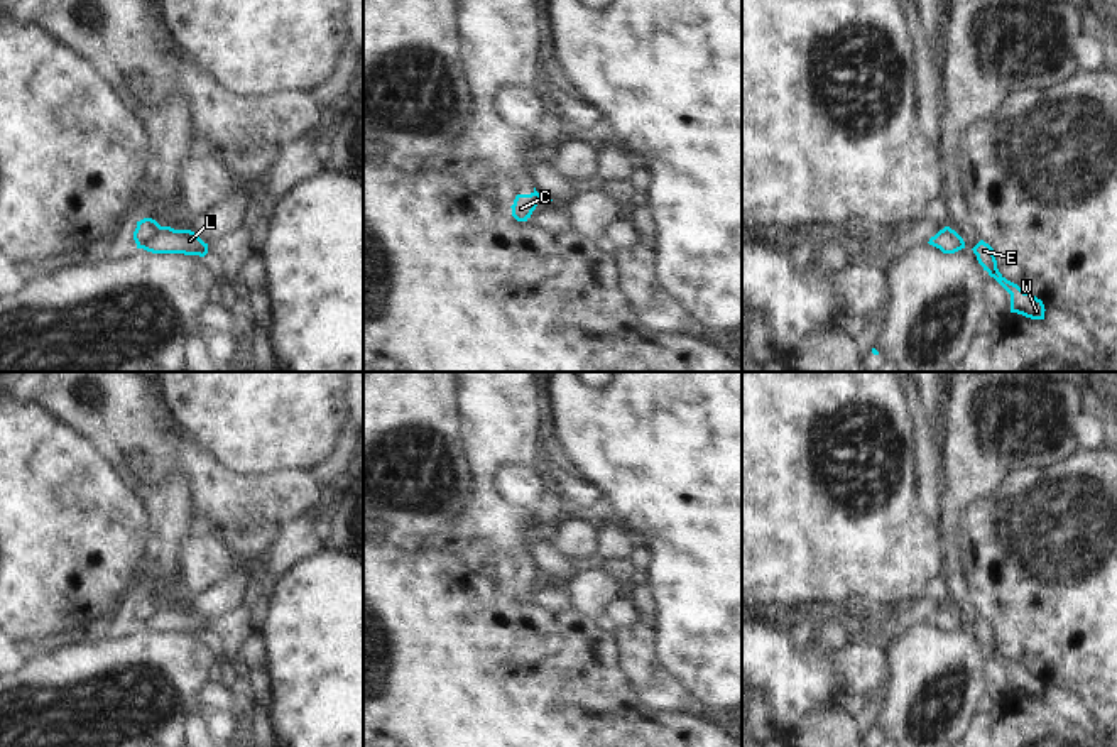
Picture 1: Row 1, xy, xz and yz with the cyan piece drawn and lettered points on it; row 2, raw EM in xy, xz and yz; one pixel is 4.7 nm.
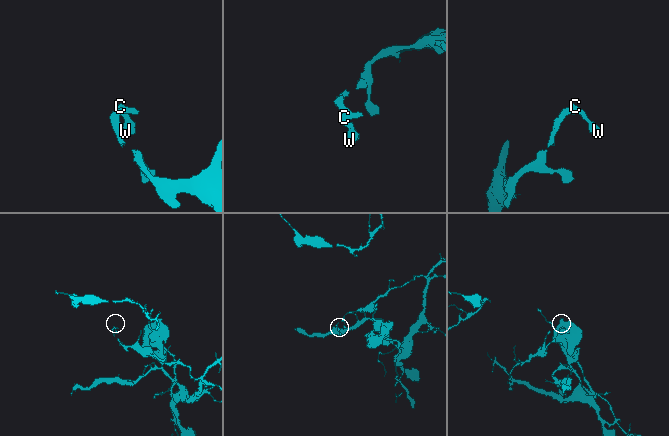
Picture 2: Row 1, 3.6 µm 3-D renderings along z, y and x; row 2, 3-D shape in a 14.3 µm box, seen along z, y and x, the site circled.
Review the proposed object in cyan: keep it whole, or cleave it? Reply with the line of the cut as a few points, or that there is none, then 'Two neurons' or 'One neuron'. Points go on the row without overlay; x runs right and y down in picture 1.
Split along xy (161, 605), (137, 626). Two neurons

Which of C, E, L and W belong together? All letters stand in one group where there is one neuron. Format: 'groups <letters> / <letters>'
groups C E W / L

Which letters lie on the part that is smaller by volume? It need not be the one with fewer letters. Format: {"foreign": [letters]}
{"foreign": ["C", "E", "W"]}

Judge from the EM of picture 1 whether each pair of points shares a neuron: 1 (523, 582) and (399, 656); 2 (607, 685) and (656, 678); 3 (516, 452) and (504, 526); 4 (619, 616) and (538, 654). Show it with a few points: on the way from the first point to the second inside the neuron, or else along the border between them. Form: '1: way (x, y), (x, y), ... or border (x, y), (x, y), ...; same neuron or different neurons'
1: border (516, 597), (526, 600); different neurons
2: border (617, 643), (622, 673), (637, 695), (654, 710); different neurons
3: way (494, 462), (484, 472), (484, 504); same neuron
4: border (602, 622), (610, 629); different neurons

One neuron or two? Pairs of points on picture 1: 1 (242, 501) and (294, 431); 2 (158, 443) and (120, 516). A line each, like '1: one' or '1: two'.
1: two
2: two

